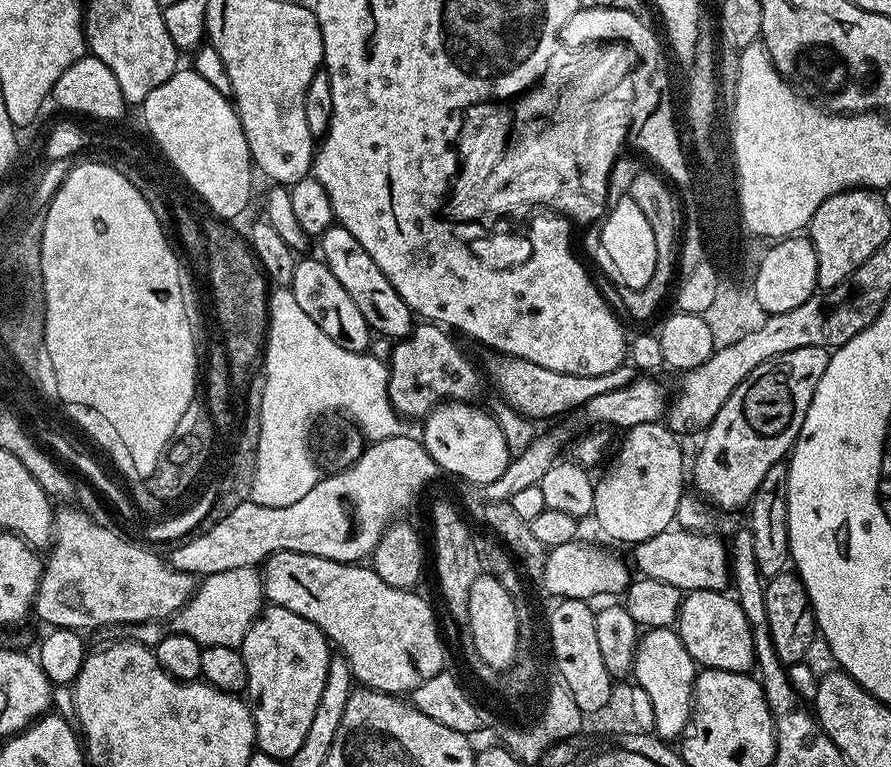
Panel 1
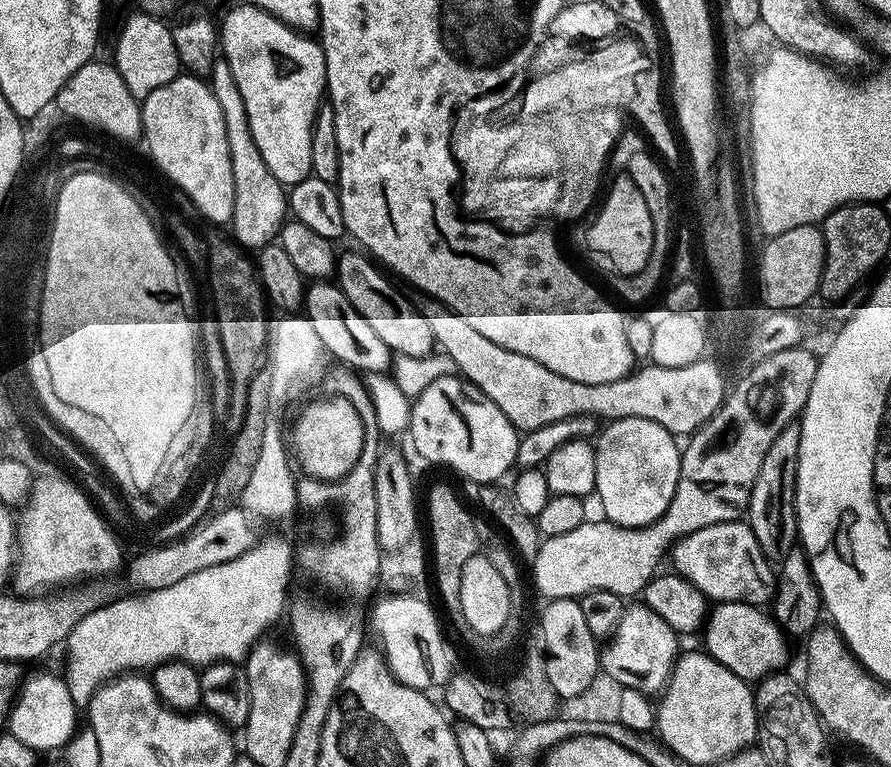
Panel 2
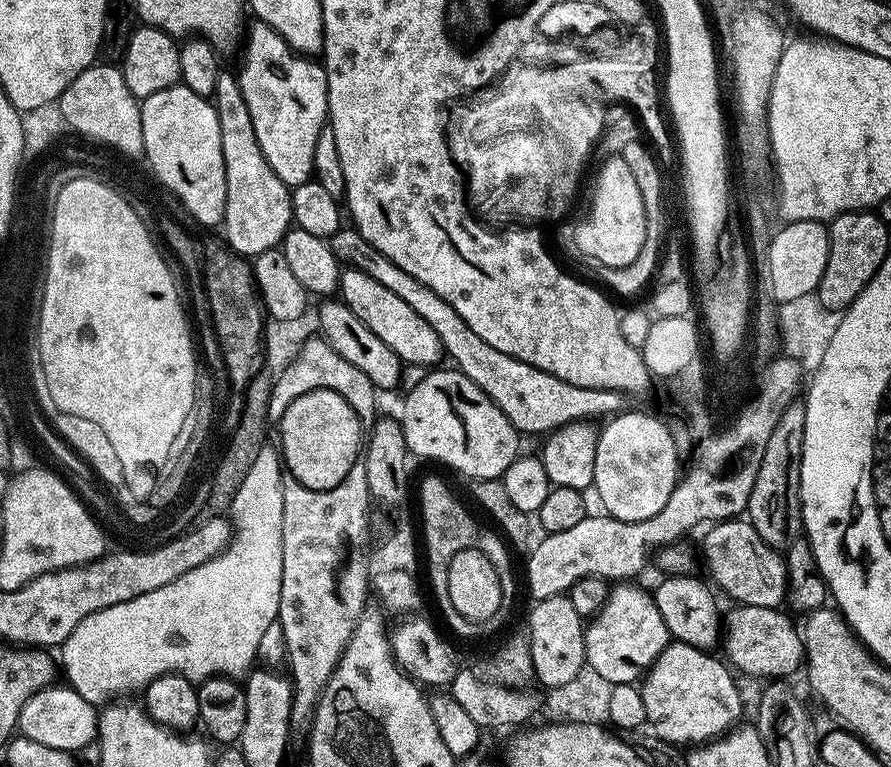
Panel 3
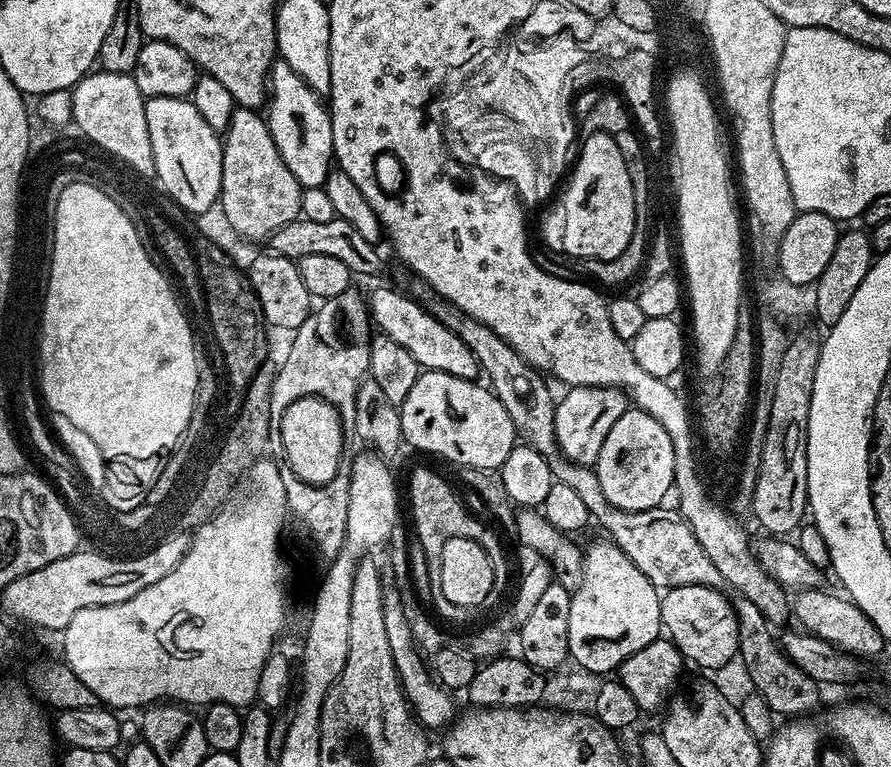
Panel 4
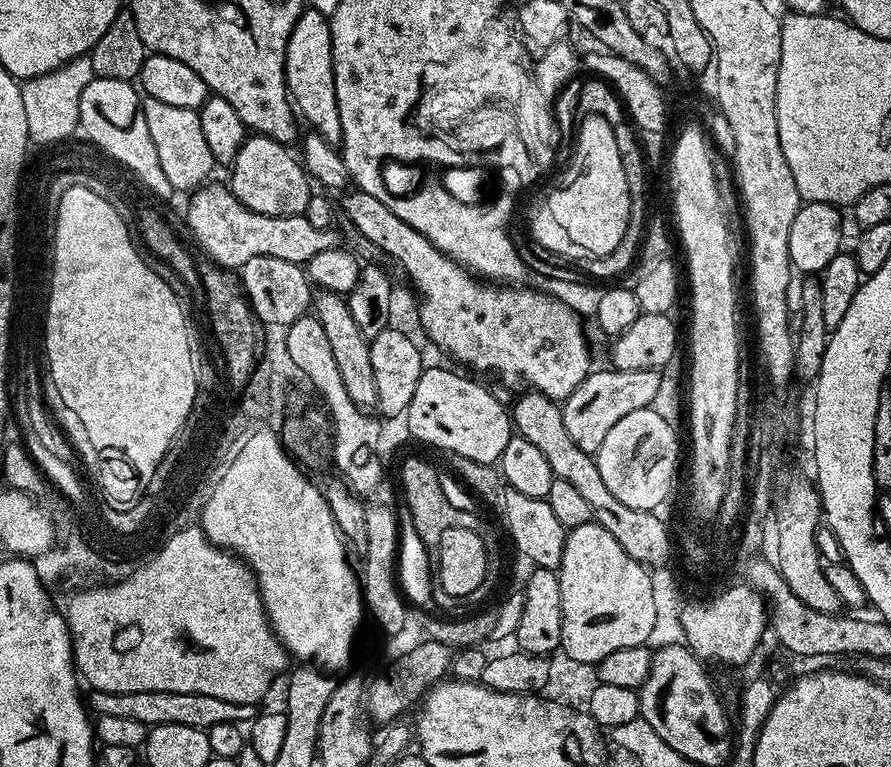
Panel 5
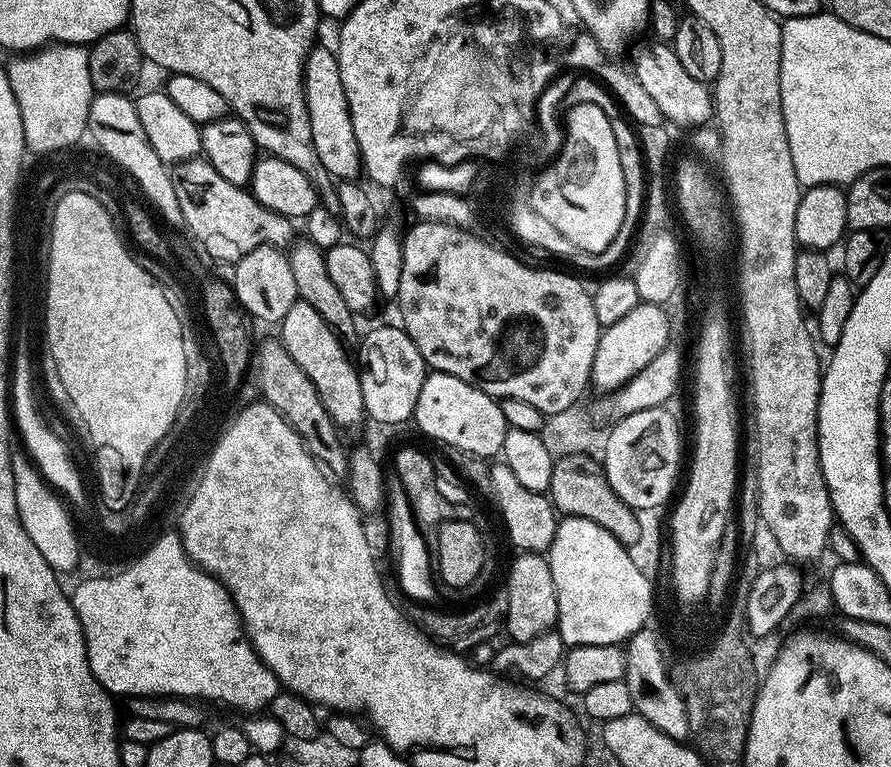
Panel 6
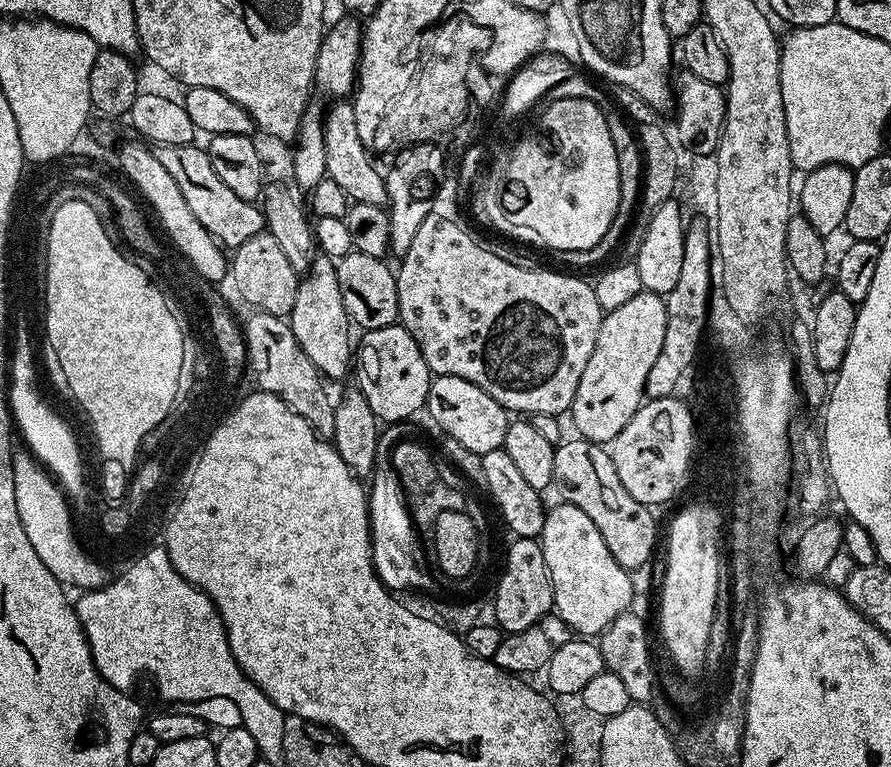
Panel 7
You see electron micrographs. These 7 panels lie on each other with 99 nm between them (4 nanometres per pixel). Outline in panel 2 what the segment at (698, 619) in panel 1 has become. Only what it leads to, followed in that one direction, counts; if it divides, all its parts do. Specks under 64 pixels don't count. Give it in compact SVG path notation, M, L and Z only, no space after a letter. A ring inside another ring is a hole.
M717 603L709 611L702 628L703 651L726 666L726 670L749 682L759 682L769 672L781 671L788 660L789 641L775 619L764 611L763 607L755 604Z

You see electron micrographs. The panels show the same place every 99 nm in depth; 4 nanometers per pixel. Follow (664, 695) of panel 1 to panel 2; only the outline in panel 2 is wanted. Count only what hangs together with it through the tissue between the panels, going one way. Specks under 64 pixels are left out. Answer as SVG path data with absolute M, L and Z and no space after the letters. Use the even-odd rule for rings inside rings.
M645 604L641 612L627 609L621 621L624 624L624 672L616 672L614 680L625 688L638 689L644 695L655 695L654 692L659 693L667 685L676 659L680 655L679 633Z

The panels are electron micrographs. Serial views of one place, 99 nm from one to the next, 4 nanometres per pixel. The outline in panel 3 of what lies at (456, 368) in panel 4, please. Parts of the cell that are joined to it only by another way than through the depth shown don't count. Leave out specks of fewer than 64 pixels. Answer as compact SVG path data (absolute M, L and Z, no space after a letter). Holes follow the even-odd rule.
M345 267L340 274L338 296L343 307L351 315L357 316L371 332L378 334L378 338L382 338L382 342L386 342L386 346L390 346L390 350L394 350L394 354L398 354L405 365L436 366L440 359L445 359L442 342L438 334L434 334L430 322L410 310L410 306L406 306L406 302L402 302L398 294L386 290L386 286L382 286L382 282L377 282L375 278L370 278L370 274L362 274L362 270L357 268Z

